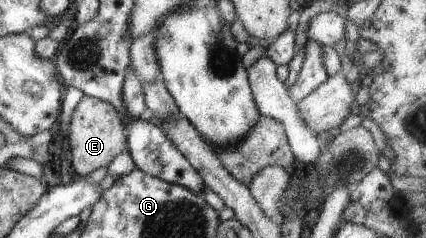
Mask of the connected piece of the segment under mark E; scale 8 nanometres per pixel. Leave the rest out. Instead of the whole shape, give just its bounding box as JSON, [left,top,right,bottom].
[69,96,126,176]

